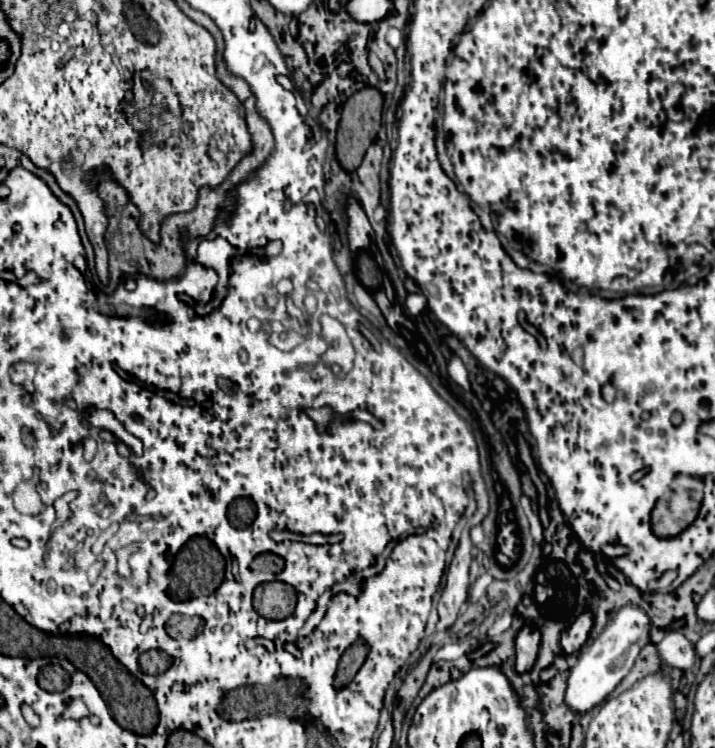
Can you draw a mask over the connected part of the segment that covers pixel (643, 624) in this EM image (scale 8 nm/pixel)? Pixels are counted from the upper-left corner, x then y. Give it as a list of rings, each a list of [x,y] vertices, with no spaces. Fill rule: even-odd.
[[[624,606],[616,614],[612,614],[604,632],[592,642],[592,646],[588,646],[584,652],[578,654],[578,662],[568,674],[566,696],[564,696],[568,708],[582,716],[588,714],[594,706],[602,704],[634,666],[636,656],[648,644],[648,632],[650,632],[650,620],[640,608]]]

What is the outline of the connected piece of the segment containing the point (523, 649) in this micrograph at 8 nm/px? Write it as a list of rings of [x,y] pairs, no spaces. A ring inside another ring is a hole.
[[[524,626],[518,636],[516,636],[516,662],[514,668],[518,674],[530,672],[536,656],[538,656],[538,646],[540,646],[540,632],[532,626]]]

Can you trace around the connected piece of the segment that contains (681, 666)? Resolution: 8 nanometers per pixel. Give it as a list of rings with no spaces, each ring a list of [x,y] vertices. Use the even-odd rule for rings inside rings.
[[[670,630],[664,634],[662,642],[658,642],[658,658],[660,666],[668,668],[678,668],[682,672],[688,672],[694,666],[696,652],[688,638],[676,630]]]

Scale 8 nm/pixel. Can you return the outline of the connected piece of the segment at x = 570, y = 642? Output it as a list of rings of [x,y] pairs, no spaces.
[[[584,612],[582,616],[578,616],[574,620],[574,624],[562,634],[562,640],[560,640],[562,650],[566,654],[576,654],[582,648],[582,644],[586,642],[590,626],[592,626],[592,614],[590,612]]]

